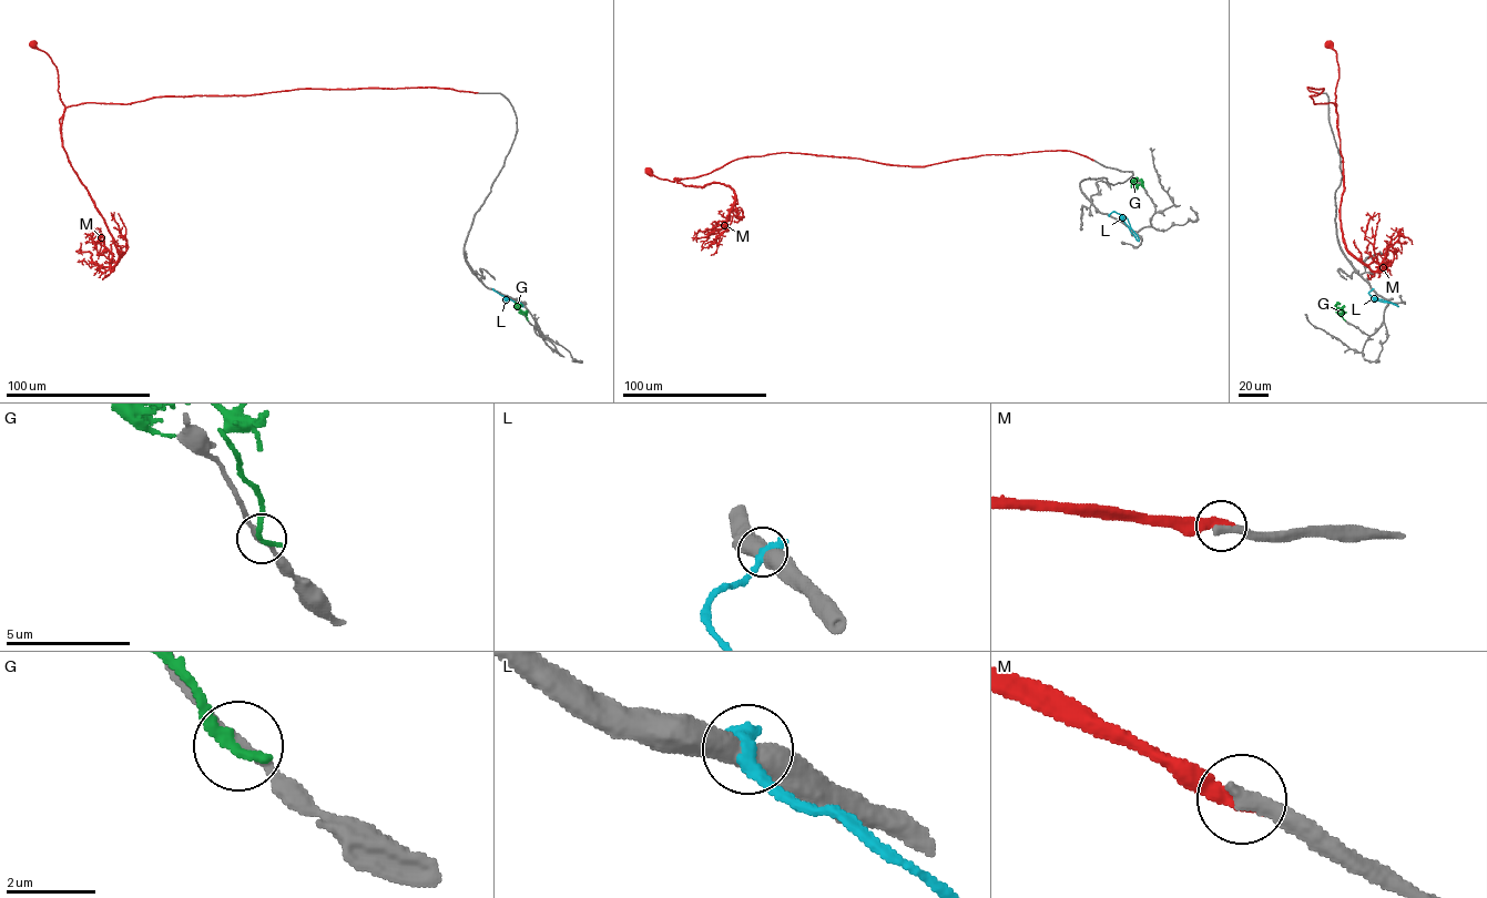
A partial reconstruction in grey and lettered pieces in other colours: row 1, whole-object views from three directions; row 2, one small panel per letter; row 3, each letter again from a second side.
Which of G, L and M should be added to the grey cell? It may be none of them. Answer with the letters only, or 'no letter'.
M

